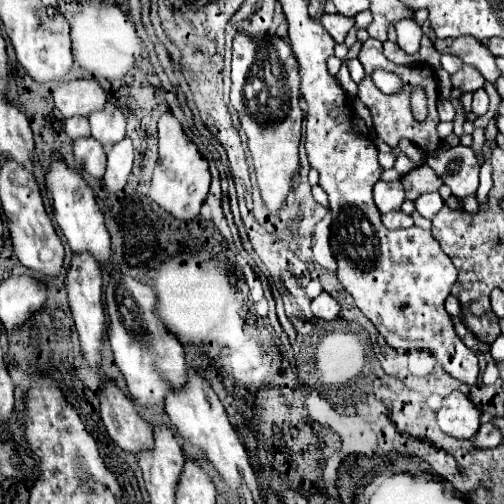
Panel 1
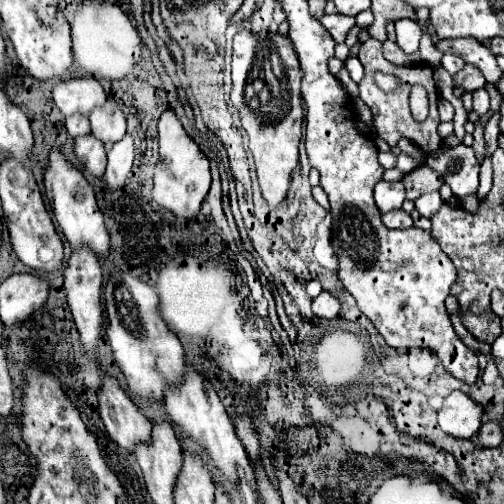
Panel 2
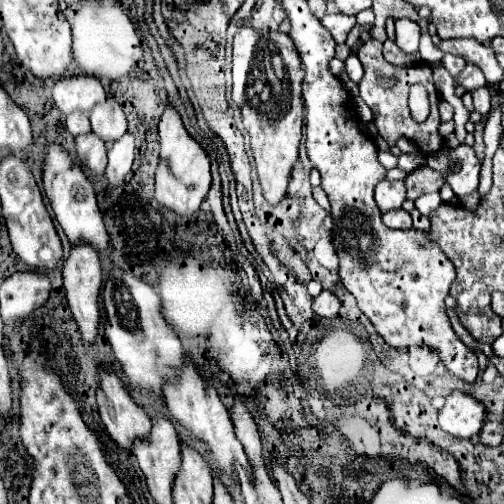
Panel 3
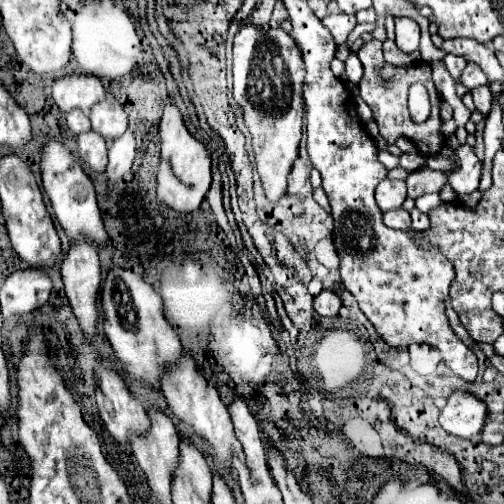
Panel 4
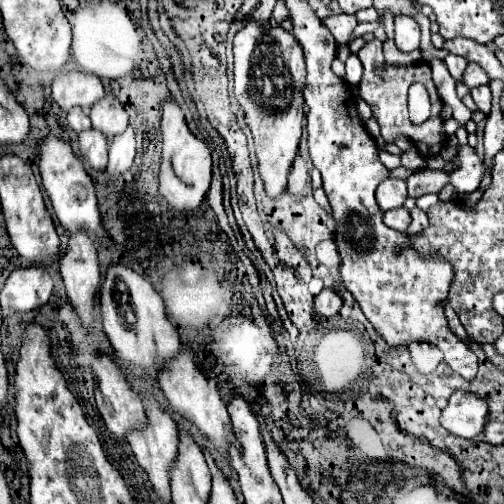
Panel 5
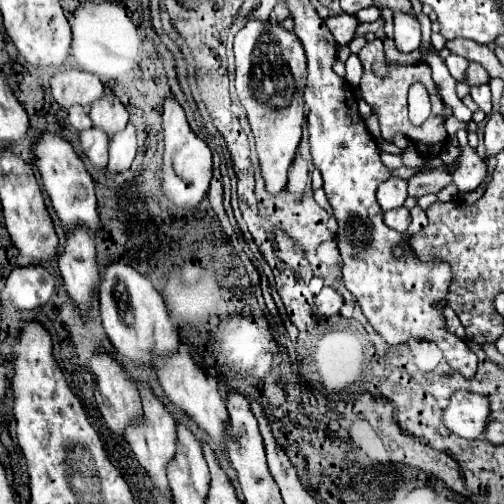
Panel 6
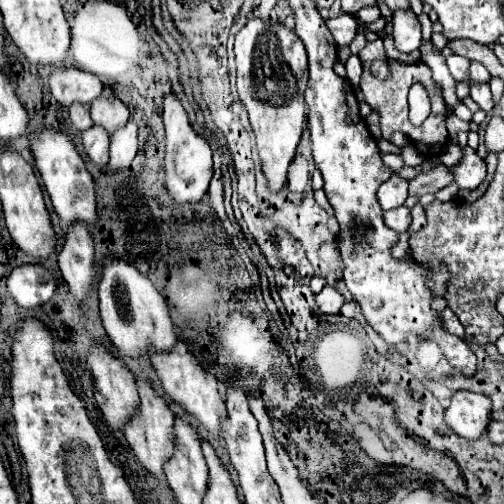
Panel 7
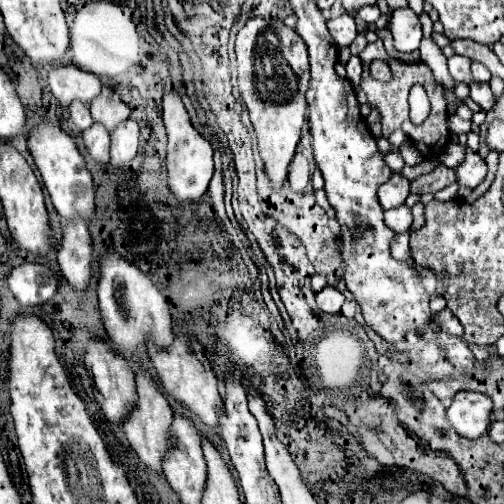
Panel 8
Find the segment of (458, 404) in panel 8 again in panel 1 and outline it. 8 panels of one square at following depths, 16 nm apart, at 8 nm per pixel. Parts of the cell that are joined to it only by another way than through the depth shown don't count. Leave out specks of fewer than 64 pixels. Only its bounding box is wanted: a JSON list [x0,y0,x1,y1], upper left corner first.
[436,390,480,440]

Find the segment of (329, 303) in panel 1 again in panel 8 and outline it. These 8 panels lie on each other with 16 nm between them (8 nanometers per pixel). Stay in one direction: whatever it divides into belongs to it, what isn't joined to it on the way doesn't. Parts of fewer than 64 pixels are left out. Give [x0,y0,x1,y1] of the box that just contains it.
[316,286,344,314]

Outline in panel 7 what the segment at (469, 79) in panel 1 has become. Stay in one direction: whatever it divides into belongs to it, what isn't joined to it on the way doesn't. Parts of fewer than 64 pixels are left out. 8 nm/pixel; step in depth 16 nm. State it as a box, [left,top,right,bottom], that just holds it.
[470,62,490,84]

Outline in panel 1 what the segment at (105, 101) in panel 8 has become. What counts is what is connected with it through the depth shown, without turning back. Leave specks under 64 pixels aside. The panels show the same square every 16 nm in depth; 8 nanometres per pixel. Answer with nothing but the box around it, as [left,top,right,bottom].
[90,102,126,148]

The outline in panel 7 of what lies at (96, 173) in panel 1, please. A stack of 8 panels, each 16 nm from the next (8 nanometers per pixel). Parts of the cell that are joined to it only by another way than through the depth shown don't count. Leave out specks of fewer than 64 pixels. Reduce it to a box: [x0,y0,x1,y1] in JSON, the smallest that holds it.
[80,126,110,168]

